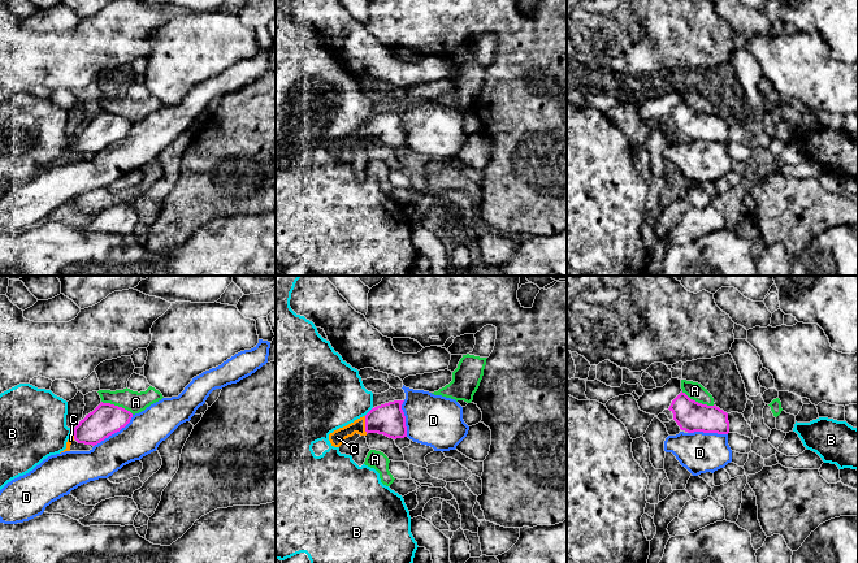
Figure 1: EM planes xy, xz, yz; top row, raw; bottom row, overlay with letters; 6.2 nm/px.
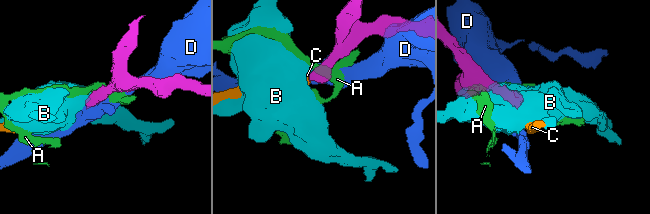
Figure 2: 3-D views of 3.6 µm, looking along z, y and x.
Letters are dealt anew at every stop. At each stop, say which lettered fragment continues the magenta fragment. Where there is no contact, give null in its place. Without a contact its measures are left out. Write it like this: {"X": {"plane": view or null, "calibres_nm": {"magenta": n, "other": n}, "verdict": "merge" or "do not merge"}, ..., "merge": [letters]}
{"A": {"plane": "yz", "calibres_nm": {"magenta": 190, "other": 110}, "verdict": "do not merge"}, "B": {"plane": "xz", "calibres_nm": {"magenta": 200, "other": 400}, "verdict": "do not merge"}, "C": {"plane": "xz", "calibres_nm": {"magenta": 200, "other": 90}, "verdict": "merge"}, "D": {"plane": "xy", "calibres_nm": {"magenta": 200, "other": 240}, "verdict": "do not merge"}, "merge": ["C"]}

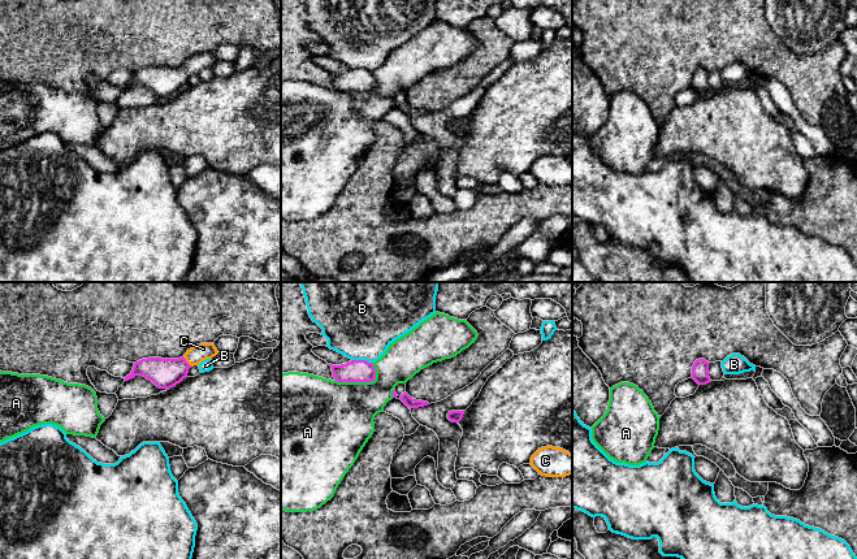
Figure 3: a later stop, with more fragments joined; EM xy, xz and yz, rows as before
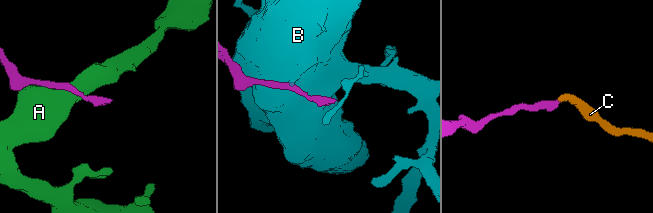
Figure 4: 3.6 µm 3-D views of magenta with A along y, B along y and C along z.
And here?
{"A": {"plane": "xz", "calibres_nm": {"magenta": 140, "other": 440}, "verdict": "do not merge"}, "B": {"plane": "xz", "calibres_nm": {"magenta": 140, "other": 420}, "verdict": "do not merge"}, "C": {"plane": "xy", "calibres_nm": {"magenta": 190, "other": 110}, "verdict": "merge"}, "merge": ["C"]}

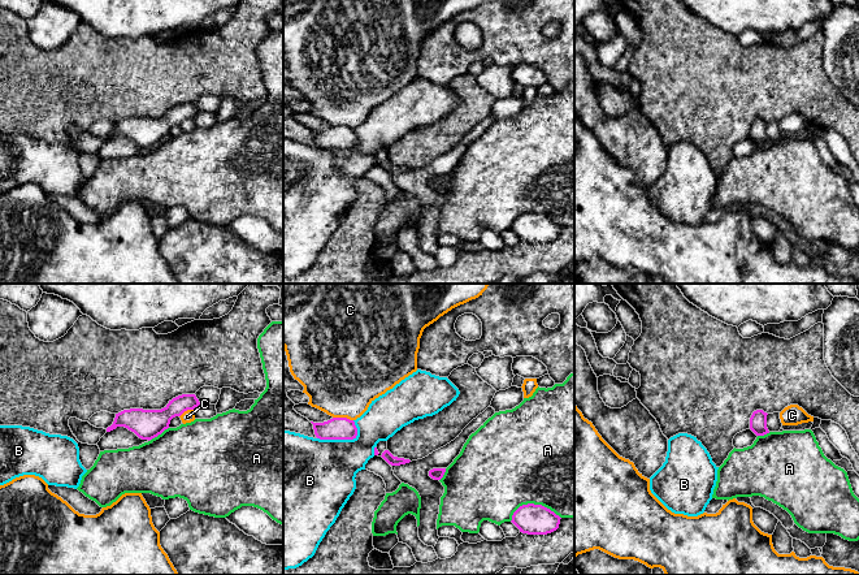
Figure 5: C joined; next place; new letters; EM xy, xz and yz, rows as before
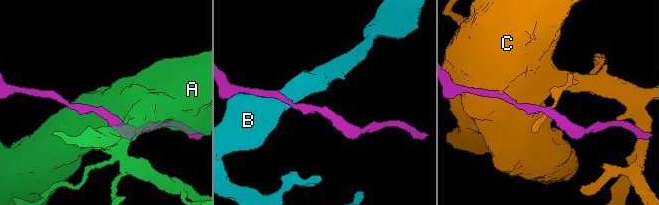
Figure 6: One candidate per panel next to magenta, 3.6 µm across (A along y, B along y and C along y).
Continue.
{"A": {"plane": "xz", "calibres_nm": {"magenta": 190, "other": 500}, "verdict": "do not merge"}, "B": {"plane": "xz", "calibres_nm": {"magenta": 140, "other": 440}, "verdict": "do not merge"}, "C": {"plane": "xz", "calibres_nm": {"magenta": 140, "other": 460}, "verdict": "do not merge"}, "merge": []}

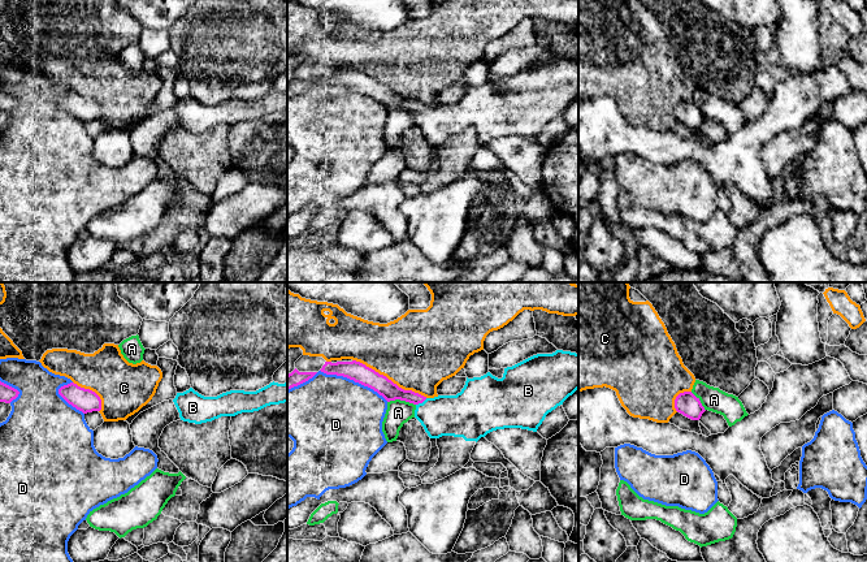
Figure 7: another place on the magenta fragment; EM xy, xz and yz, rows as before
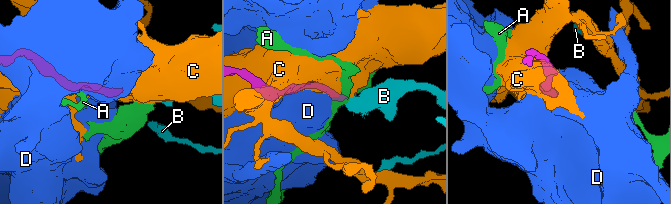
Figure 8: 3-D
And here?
{"A": {"plane": "xz", "calibres_nm": {"magenta": 110, "other": 150}, "verdict": "do not merge"}, "B": {"plane": "xz", "calibres_nm": {"magenta": 110, "other": 260}, "verdict": "merge"}, "C": {"plane": "xz", "calibres_nm": {"magenta": 120, "other": 480}, "verdict": "do not merge"}, "D": {"plane": "xz", "calibres_nm": {"magenta": 120, "other": 480}, "verdict": "do not merge"}, "merge": ["B"]}

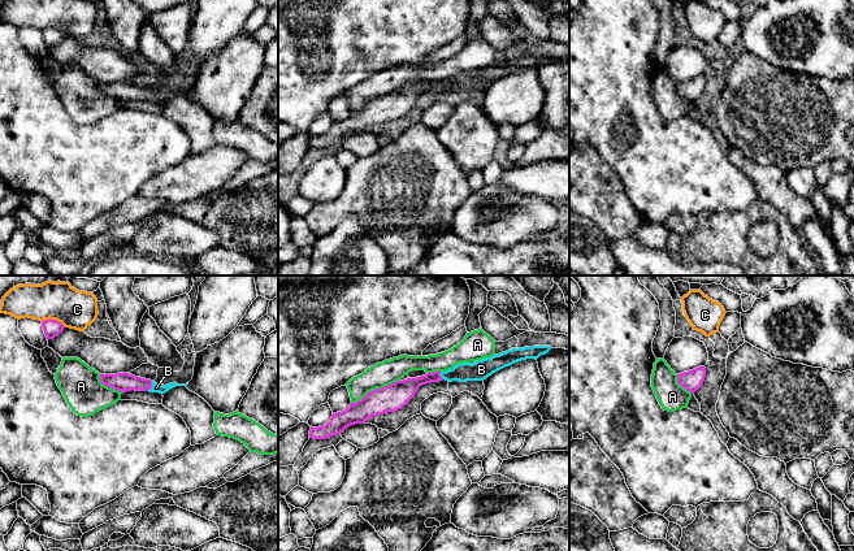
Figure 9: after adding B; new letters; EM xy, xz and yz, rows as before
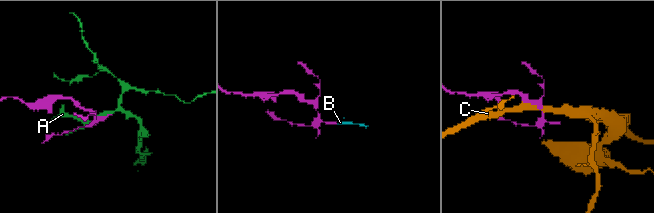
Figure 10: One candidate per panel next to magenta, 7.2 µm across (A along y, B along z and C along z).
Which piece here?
{"A": {"plane": "xz", "calibres_nm": {"magenta": 160, "other": 150}, "verdict": "do not merge"}, "B": {"plane": "xy", "calibres_nm": {"magenta": 120, "other": 60}, "verdict": "merge"}, "C": {"plane": "xy", "calibres_nm": {"magenta": 110, "other": 240}, "verdict": "do not merge"}, "merge": ["B"]}

